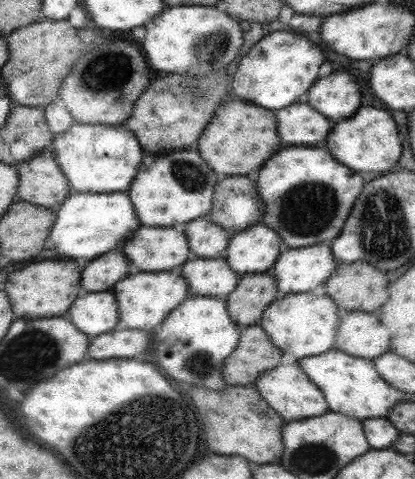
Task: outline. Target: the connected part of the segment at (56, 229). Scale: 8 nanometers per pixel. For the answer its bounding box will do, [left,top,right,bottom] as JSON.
[47,191,137,260]

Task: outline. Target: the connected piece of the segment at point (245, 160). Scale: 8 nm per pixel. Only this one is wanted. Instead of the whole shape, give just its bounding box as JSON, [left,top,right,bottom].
[197,90,279,177]

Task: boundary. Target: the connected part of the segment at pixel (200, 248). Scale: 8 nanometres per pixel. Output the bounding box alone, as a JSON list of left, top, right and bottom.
[180,216,229,258]

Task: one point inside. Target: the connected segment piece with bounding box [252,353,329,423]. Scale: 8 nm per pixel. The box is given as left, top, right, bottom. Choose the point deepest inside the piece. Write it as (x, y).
(285, 388)

